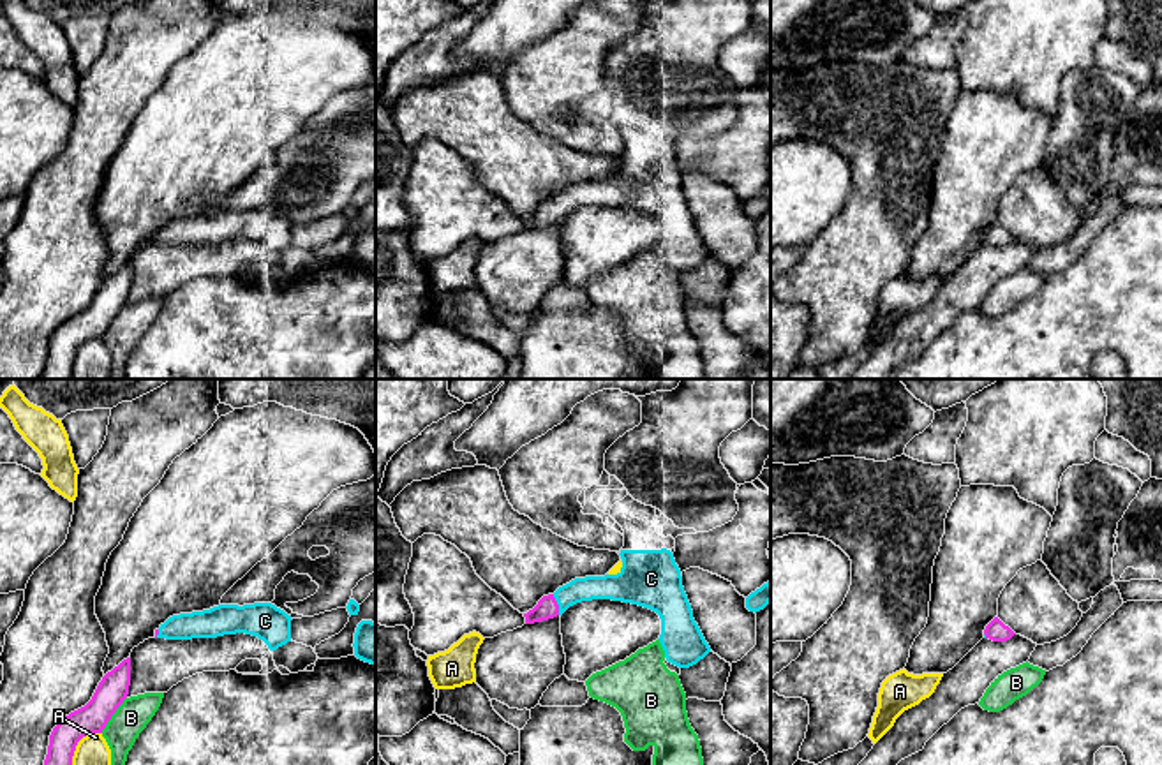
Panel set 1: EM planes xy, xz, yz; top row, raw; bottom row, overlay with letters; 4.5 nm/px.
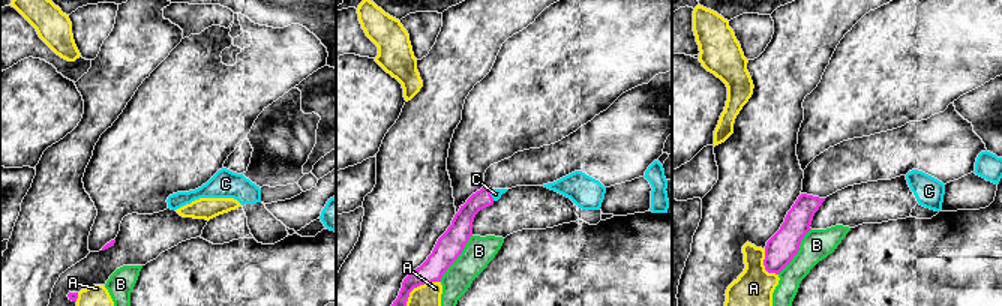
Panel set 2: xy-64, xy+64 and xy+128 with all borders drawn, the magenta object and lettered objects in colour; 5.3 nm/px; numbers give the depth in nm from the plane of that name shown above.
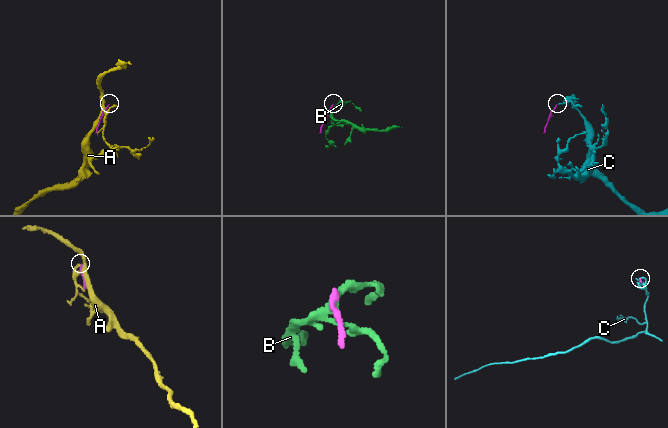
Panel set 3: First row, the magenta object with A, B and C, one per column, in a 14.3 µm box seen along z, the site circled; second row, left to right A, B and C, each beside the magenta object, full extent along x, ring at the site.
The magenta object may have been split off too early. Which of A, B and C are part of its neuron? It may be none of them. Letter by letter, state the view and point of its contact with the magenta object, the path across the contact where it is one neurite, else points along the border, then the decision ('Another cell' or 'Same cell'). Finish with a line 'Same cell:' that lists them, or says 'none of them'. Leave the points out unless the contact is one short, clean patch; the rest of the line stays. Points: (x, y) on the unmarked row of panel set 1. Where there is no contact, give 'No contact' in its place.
A: Touches magenta at xy (76, 349). Another cell
B: Touches magenta at xy (113, 318). Another cell
C: Touches magenta at xz (558, 210). Path across: xz (547, 212), (558, 210), (568, 200), (591, 193). Same cell
Same cell: C

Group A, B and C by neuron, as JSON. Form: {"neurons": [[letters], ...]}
{"neurons": [["A"], ["B"], ["C"]]}

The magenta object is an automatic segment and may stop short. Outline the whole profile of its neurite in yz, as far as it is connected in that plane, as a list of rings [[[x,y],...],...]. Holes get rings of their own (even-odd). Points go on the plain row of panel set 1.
[[[994,222],[984,234],[986,243],[993,247],[1007,247],[1010,245],[1016,238],[1005,231],[998,222]]]

